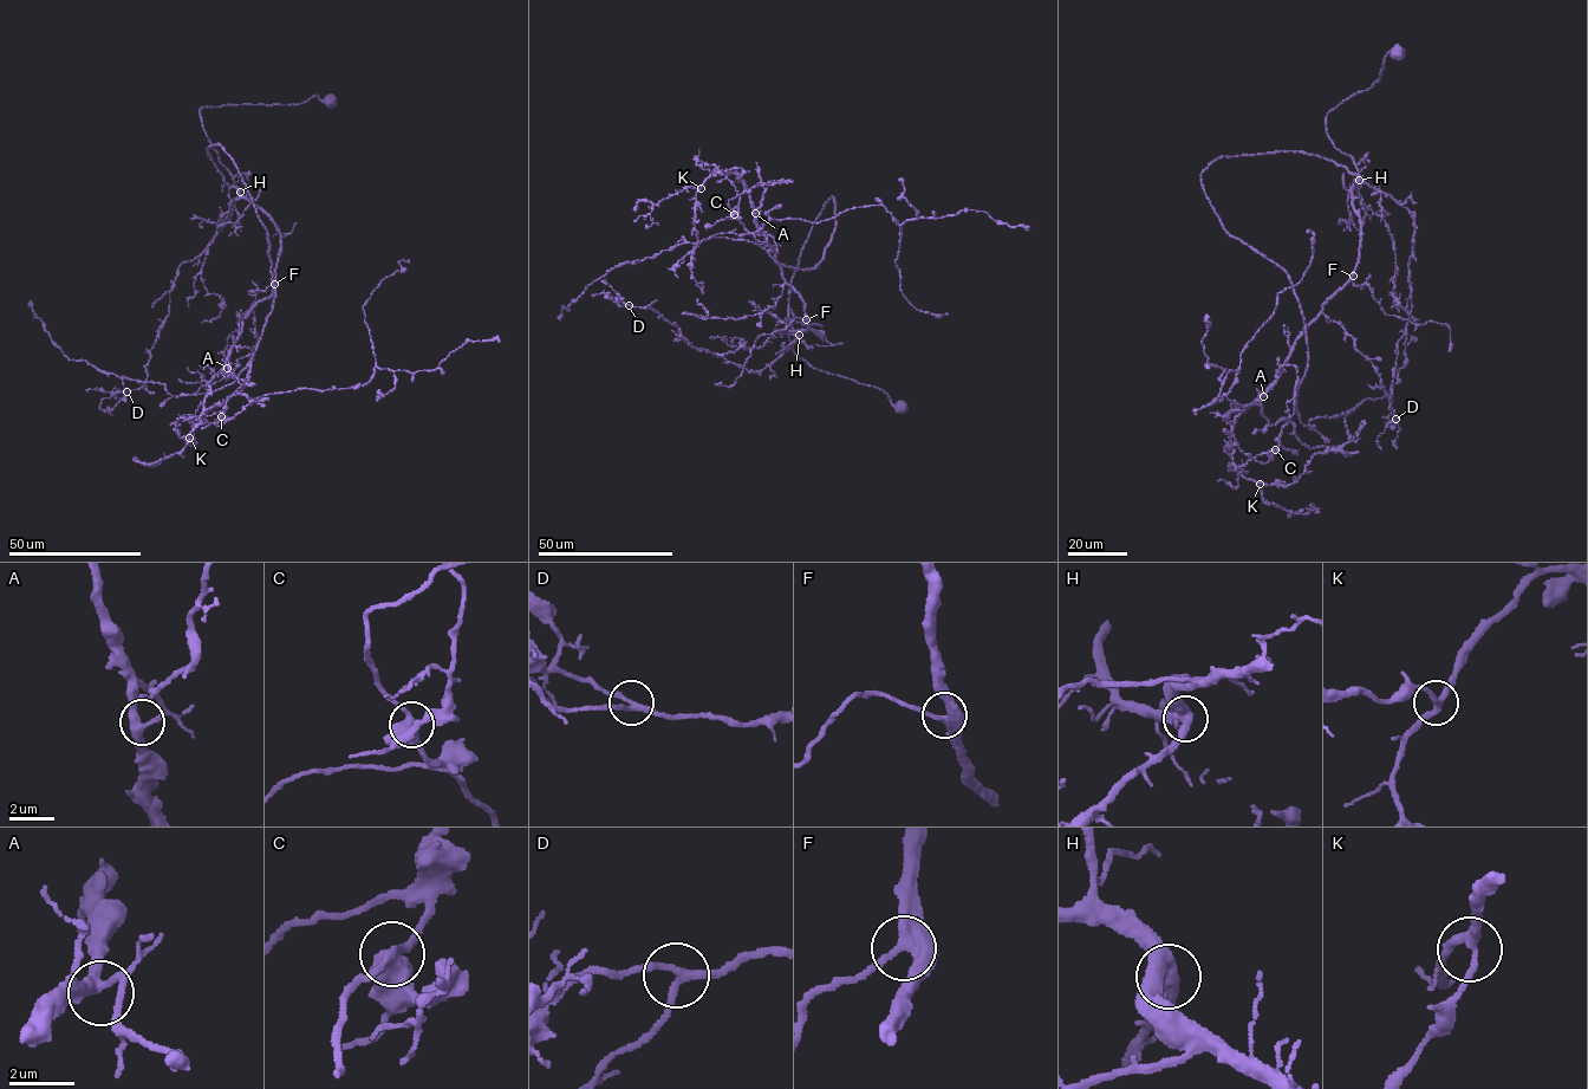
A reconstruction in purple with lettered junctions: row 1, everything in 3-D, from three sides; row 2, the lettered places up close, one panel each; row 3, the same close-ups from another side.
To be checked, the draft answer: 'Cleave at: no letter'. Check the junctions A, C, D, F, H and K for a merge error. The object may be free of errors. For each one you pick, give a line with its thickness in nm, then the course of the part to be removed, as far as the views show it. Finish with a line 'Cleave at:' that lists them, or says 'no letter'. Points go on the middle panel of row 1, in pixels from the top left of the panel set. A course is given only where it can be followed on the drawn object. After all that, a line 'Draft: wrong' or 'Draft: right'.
Cleave at: no letter
Draft: right

